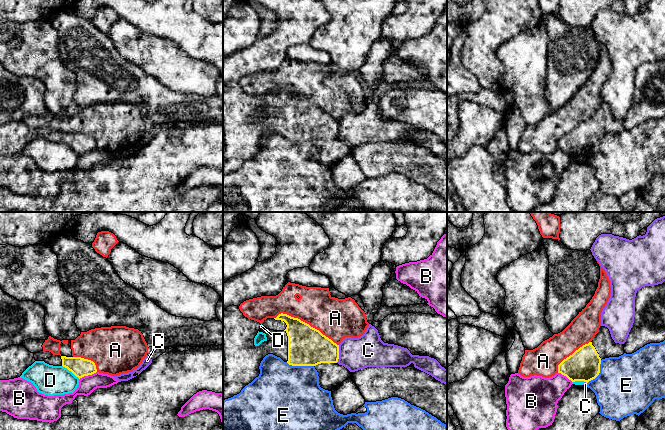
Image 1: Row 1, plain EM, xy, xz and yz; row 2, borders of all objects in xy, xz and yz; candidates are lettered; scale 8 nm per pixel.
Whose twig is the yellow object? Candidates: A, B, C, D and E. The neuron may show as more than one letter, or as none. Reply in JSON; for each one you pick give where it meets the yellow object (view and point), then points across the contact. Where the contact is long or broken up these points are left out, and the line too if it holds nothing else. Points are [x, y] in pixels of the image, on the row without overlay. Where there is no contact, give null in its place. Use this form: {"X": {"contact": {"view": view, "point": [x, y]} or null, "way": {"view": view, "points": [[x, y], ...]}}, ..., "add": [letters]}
{"add": []}

